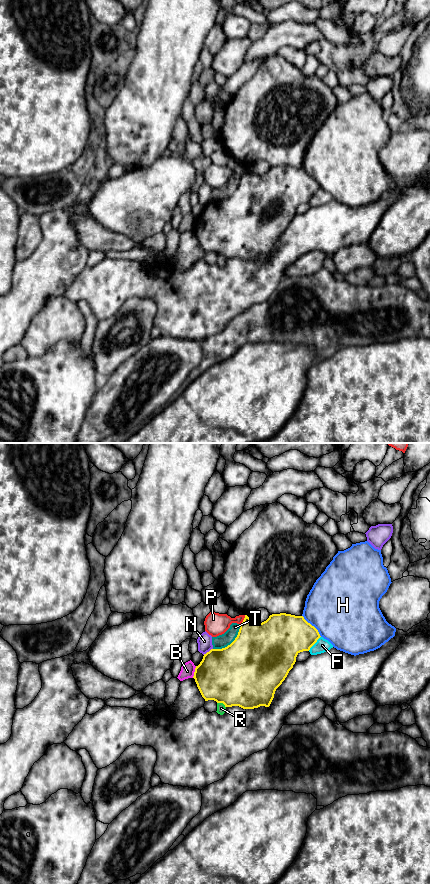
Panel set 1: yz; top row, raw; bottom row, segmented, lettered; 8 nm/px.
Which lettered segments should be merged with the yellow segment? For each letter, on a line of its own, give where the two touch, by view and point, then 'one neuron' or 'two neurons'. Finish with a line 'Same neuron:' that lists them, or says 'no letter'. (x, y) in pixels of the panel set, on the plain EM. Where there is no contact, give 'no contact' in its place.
B: contact yz (194, 224); two neurons
F: contact yz (315, 194); two neurons
H: contact yz (311, 177); two neurons
N: contact yz (207, 204); two neurons
P: contact yz (243, 172); two neurons
R: contact yz (222, 254); two neurons
T: contact yz (231, 195); two neurons
Same neuron: no letter

